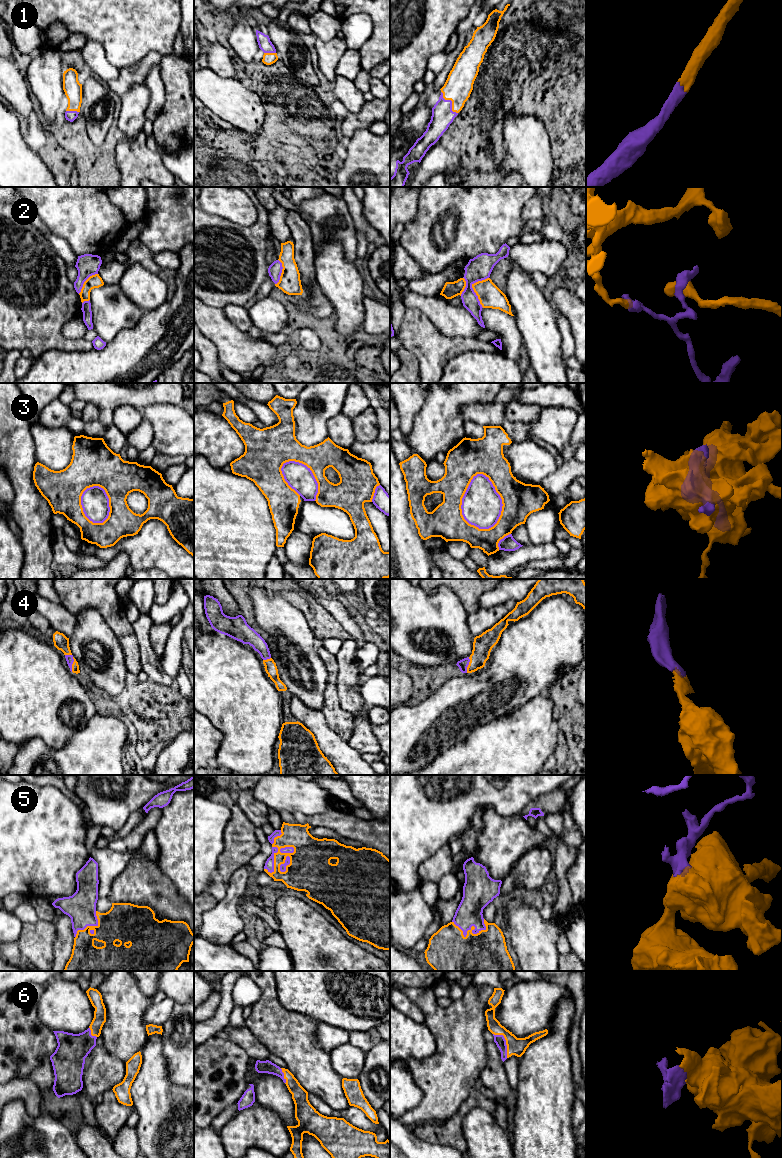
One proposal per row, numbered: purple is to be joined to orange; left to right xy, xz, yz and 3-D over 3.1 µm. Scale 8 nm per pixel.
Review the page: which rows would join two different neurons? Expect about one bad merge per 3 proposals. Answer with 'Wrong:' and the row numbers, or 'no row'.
Wrong: 2, 3

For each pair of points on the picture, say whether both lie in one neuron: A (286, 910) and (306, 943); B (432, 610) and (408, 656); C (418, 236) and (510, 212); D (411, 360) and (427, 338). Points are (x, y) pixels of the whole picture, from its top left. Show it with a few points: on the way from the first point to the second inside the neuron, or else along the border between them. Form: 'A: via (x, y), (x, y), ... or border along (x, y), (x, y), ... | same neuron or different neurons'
A: via (294, 918), (306, 932), (306, 935) | same neuron
B: via (420, 618), (405, 633), (405, 644) | same neuron
C: via (437, 212), (455, 203), (464, 212), (486, 212) | same neuron
D: border along (402, 346), (407, 348), (417, 358), (419, 372) | different neurons

